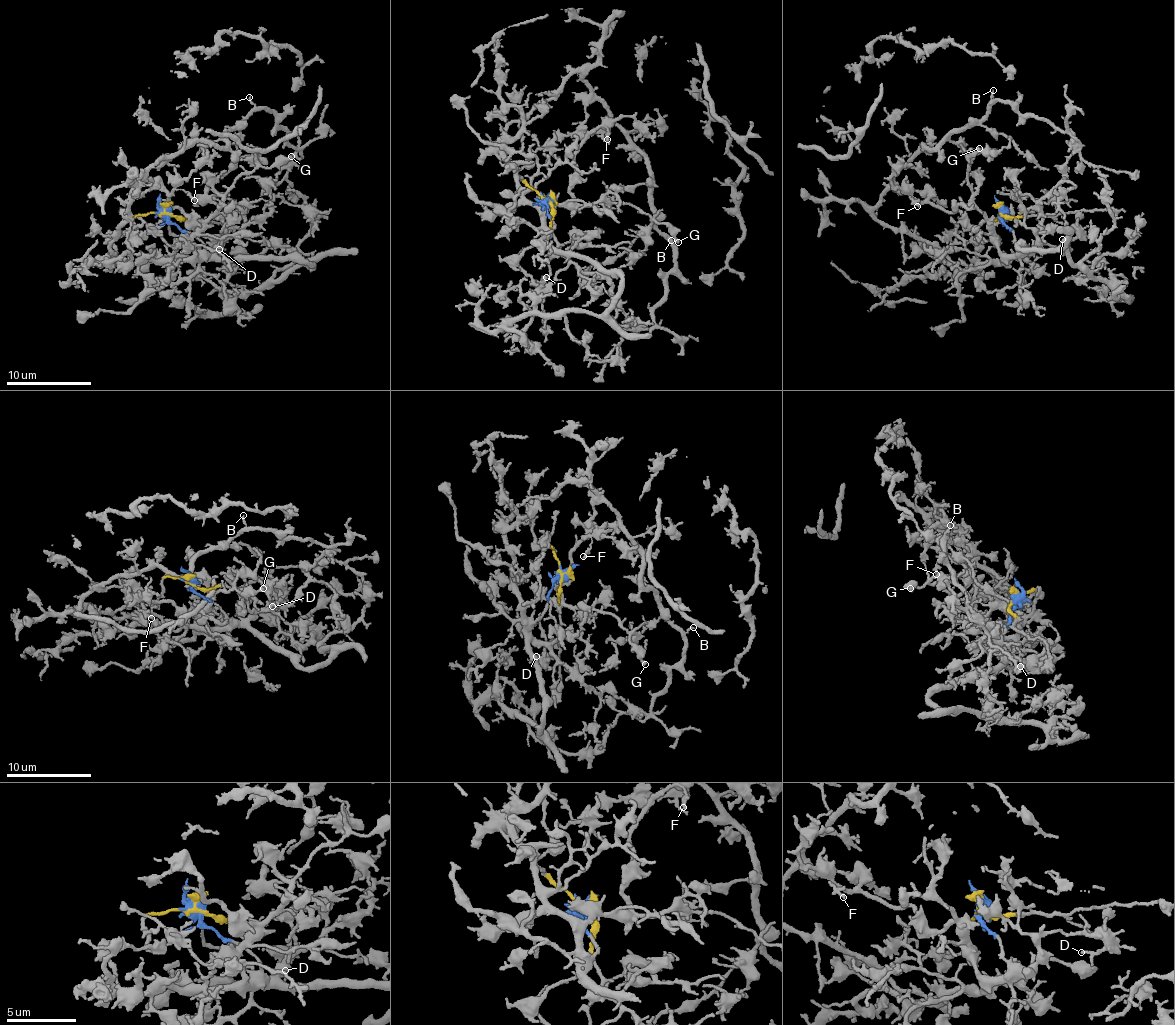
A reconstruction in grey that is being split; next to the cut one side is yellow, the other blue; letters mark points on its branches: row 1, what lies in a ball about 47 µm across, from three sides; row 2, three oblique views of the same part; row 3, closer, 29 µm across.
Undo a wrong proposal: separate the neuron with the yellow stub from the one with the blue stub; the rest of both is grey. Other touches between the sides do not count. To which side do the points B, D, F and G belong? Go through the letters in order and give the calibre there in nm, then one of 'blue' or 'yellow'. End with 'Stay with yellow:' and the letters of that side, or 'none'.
B: 170 nm thick; yellow
D: 180 nm thick; blue
F: 240 nm thick; blue
G: 260 nm thick; blue
Stay with yellow: B

